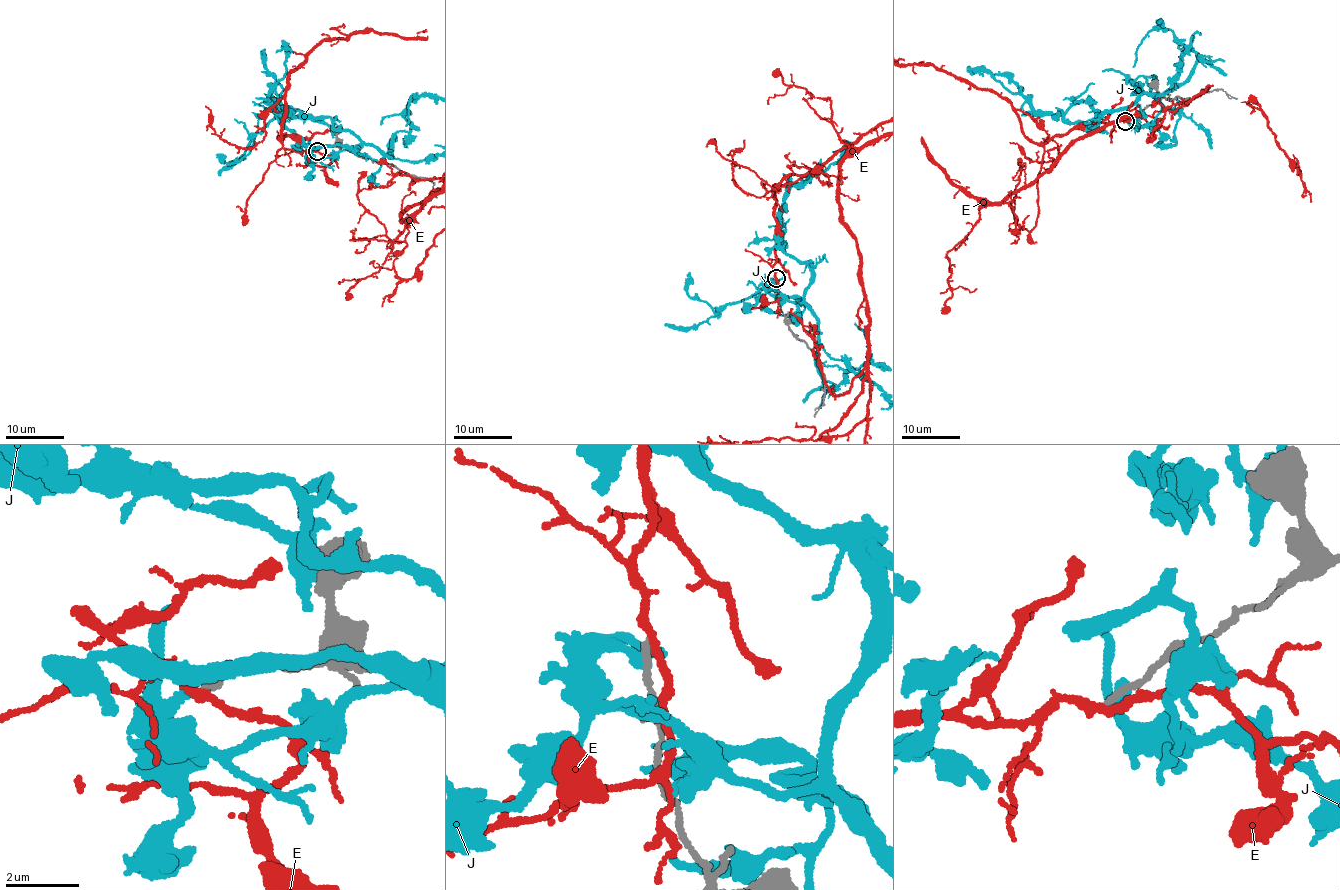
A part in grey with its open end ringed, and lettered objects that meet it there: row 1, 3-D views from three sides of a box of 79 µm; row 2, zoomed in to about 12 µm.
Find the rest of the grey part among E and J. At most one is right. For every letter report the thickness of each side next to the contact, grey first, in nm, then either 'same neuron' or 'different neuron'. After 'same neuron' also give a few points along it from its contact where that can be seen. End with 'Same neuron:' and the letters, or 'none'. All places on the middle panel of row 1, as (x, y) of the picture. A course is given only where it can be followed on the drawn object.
E: calibres 180 and 240 nm; different neuron
J: calibres 240 and 300 nm; different neuron
Same neuron: none

